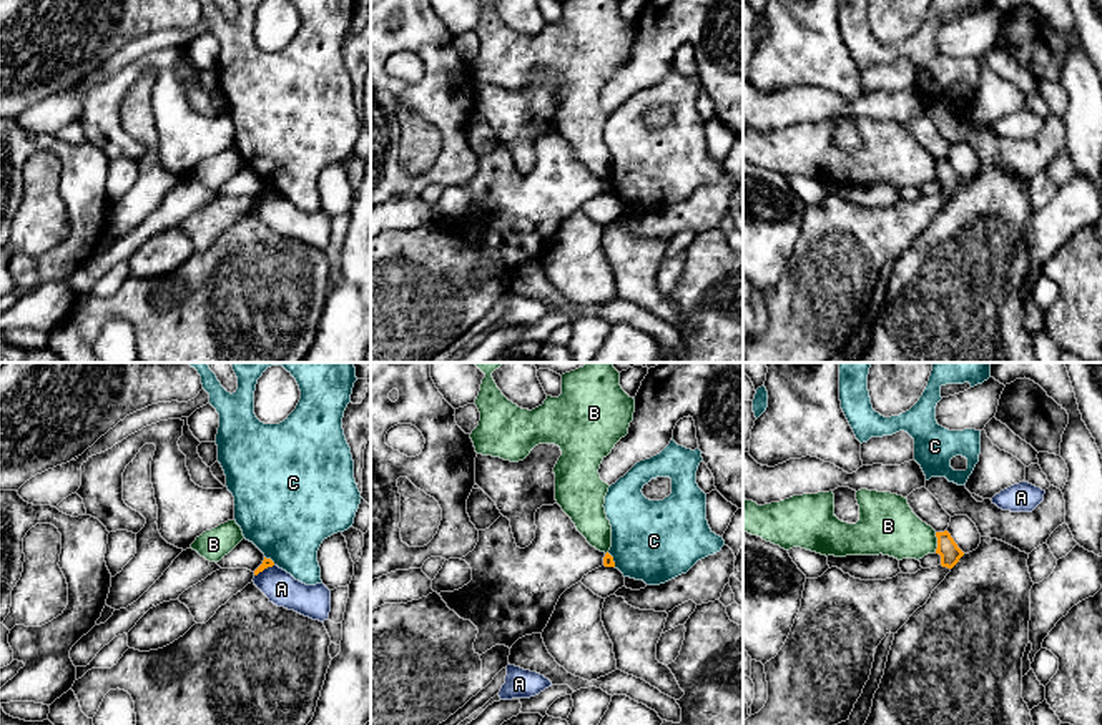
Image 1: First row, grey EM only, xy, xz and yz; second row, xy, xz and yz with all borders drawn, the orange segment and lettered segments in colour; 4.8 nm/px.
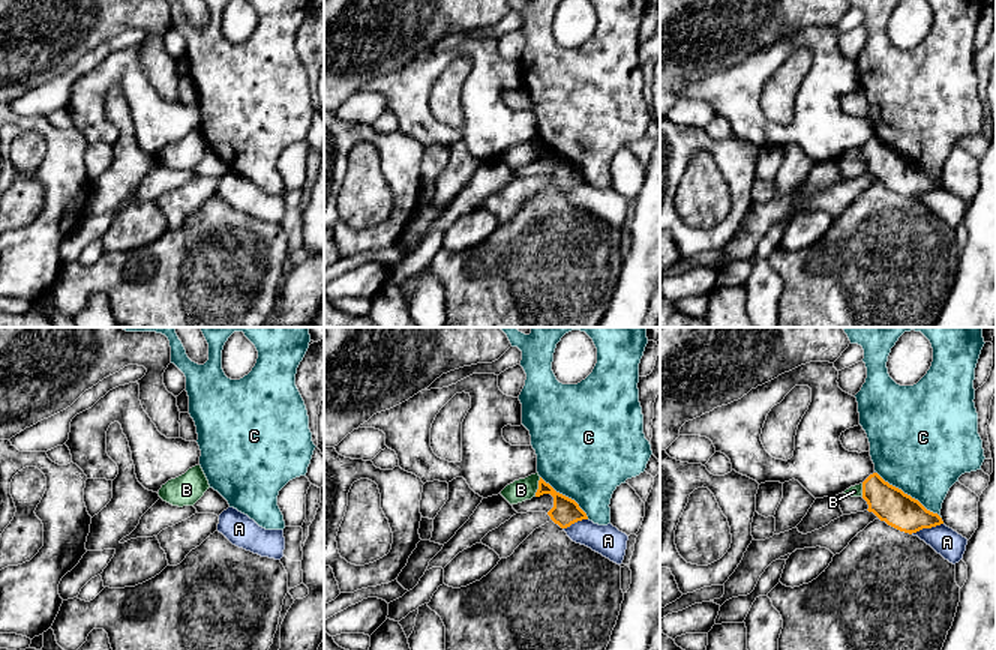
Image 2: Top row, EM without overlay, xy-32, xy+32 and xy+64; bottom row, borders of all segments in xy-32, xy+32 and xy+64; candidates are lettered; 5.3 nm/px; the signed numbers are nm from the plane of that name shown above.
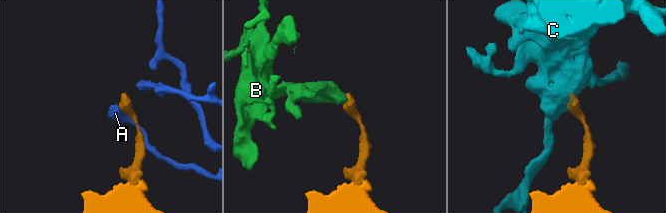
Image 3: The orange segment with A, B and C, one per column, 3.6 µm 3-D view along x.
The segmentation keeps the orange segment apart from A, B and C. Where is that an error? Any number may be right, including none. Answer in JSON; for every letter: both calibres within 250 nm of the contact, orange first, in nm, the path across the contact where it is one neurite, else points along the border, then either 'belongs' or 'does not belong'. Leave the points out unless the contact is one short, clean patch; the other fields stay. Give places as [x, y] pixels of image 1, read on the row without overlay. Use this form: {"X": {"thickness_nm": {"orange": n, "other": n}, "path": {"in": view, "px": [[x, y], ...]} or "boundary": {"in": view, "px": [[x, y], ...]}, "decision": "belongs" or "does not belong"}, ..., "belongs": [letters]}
{"A": {"thickness_nm": {"orange": 50, "other": 160}, "decision": "does not belong"}, "B": {"thickness_nm": {"orange": 100, "other": 260}, "boundary": {"in": "yz", "px": [[934, 160], [936, 178]]}, "decision": "does not belong"}, "C": {"thickness_nm": {"orange": 50, "other": 400}, "decision": "does not belong"}, "belongs": []}

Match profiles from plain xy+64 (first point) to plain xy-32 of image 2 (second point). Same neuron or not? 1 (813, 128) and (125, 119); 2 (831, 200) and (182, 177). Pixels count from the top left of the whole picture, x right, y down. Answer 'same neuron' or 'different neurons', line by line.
1: different neurons
2: different neurons

